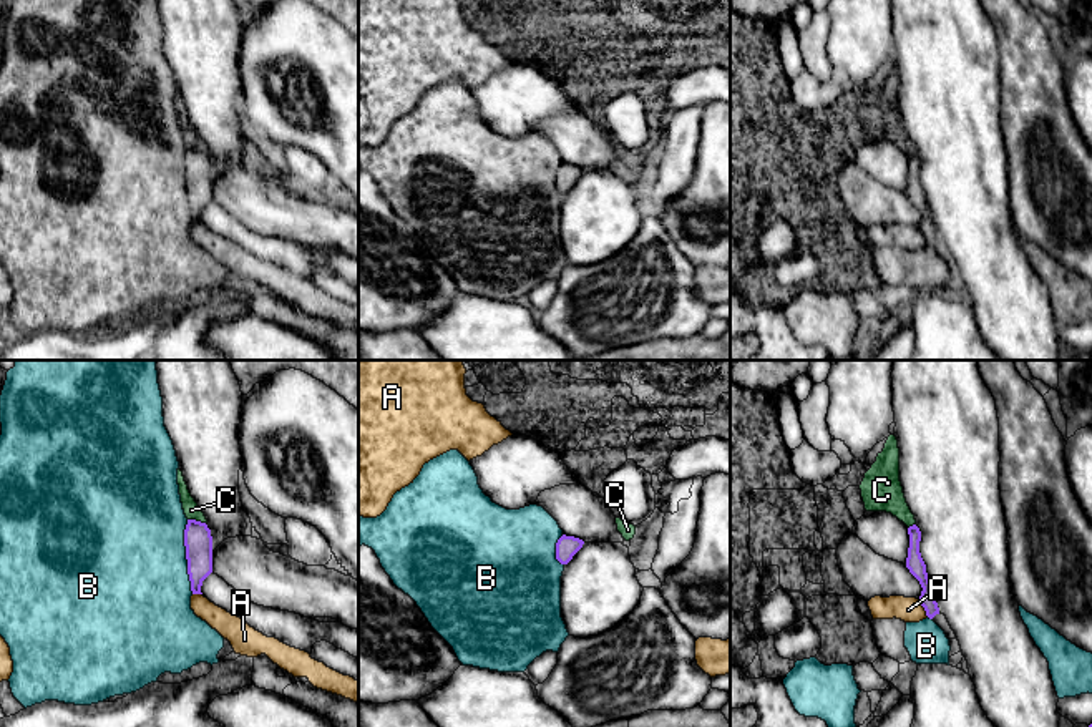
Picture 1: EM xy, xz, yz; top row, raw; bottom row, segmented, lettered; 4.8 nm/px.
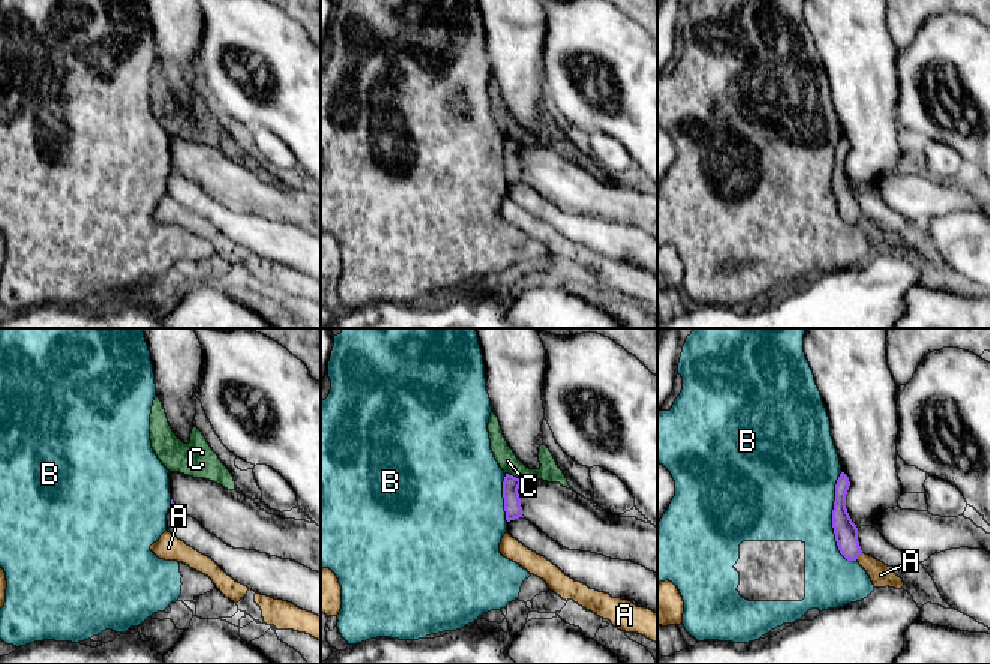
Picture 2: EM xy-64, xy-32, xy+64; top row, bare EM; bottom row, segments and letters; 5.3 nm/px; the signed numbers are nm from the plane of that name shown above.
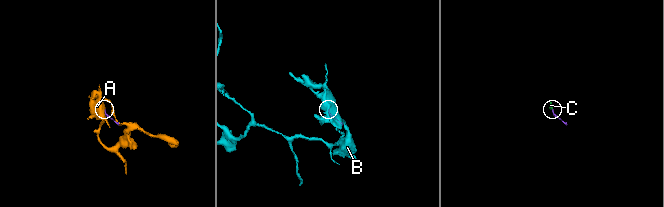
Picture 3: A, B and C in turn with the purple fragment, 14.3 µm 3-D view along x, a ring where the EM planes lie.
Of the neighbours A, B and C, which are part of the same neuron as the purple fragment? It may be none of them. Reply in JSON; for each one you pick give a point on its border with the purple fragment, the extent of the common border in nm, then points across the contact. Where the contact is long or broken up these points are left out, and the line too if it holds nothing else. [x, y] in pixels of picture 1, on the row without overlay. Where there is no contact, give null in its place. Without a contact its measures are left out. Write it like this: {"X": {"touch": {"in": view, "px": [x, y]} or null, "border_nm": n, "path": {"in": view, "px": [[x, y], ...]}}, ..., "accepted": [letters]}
{"accepted": []}

